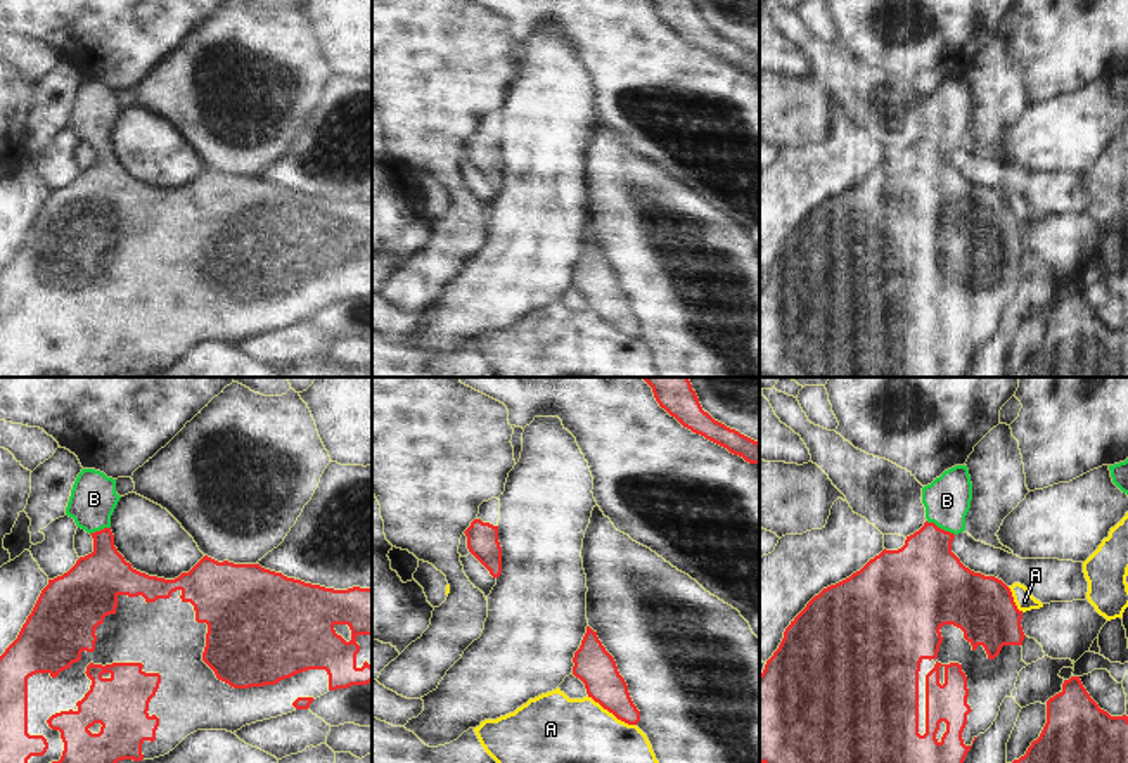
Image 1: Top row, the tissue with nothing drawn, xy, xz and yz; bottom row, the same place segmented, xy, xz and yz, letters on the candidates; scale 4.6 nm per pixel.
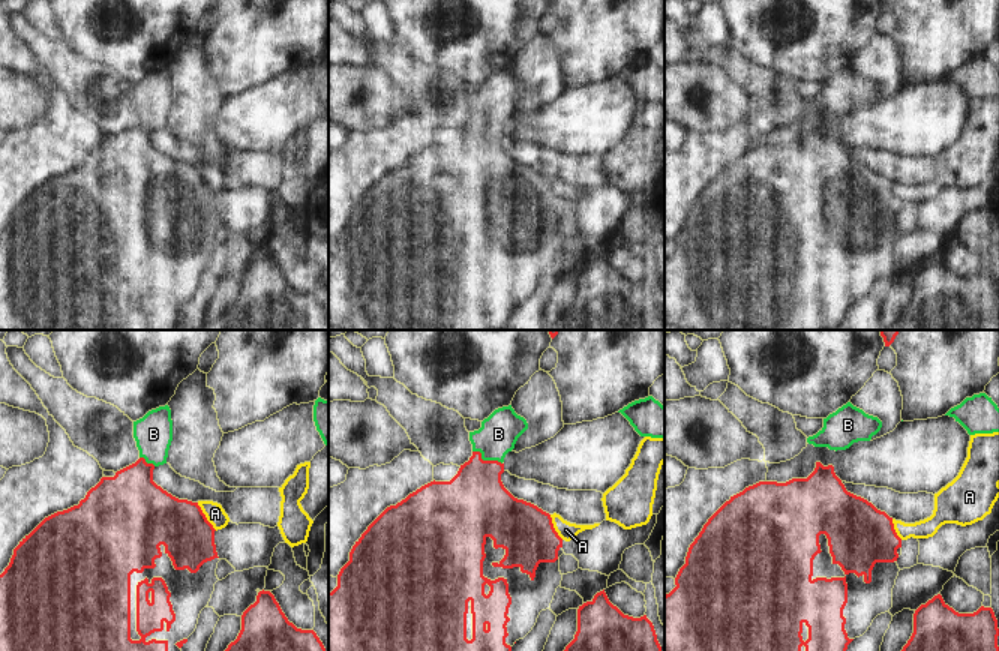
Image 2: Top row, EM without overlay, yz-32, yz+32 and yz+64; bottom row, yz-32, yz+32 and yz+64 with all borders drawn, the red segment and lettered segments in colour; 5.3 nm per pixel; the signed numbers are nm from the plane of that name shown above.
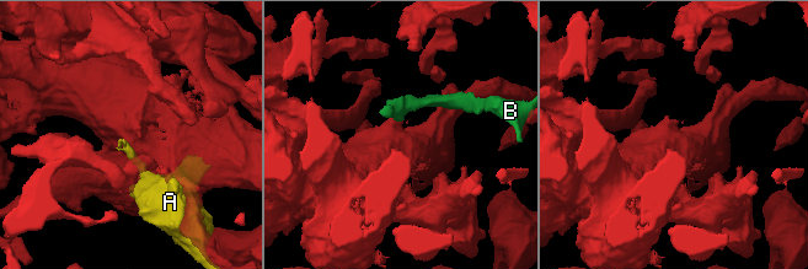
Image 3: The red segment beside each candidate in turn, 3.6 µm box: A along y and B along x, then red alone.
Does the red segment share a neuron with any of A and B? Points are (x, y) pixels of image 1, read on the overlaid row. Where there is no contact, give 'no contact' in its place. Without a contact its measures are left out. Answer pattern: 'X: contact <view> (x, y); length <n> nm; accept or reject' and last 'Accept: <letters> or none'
A: contact xz (611, 711); length 280 nm; reject
B: contact yz (940, 528); length 150 nm; accept
Accept: B

